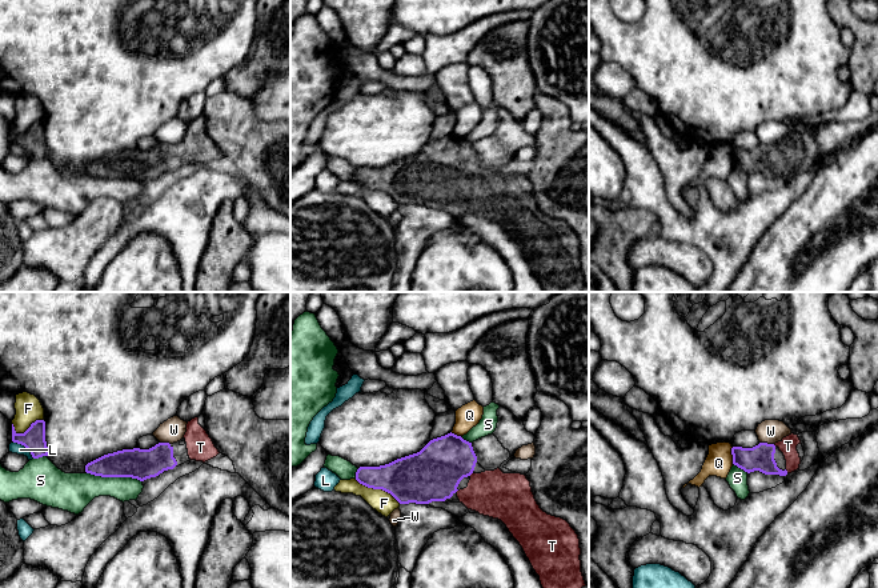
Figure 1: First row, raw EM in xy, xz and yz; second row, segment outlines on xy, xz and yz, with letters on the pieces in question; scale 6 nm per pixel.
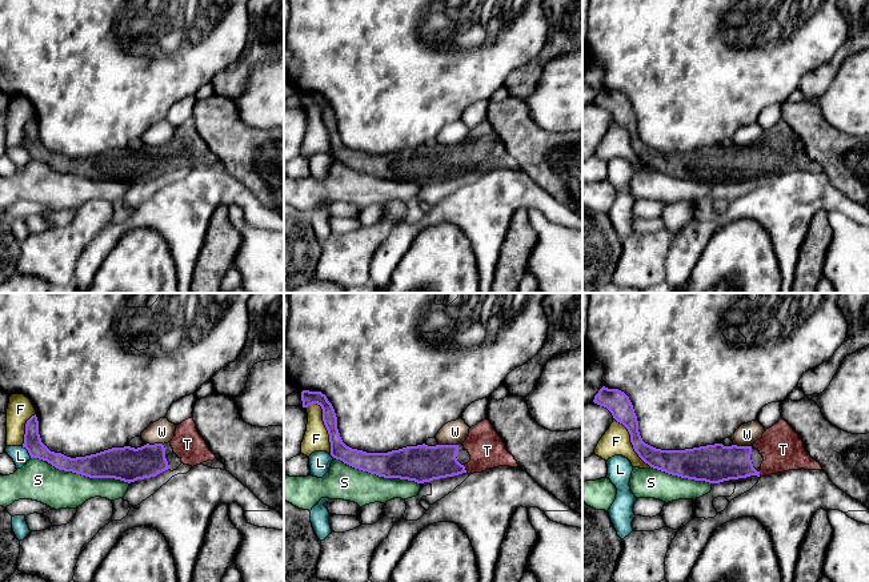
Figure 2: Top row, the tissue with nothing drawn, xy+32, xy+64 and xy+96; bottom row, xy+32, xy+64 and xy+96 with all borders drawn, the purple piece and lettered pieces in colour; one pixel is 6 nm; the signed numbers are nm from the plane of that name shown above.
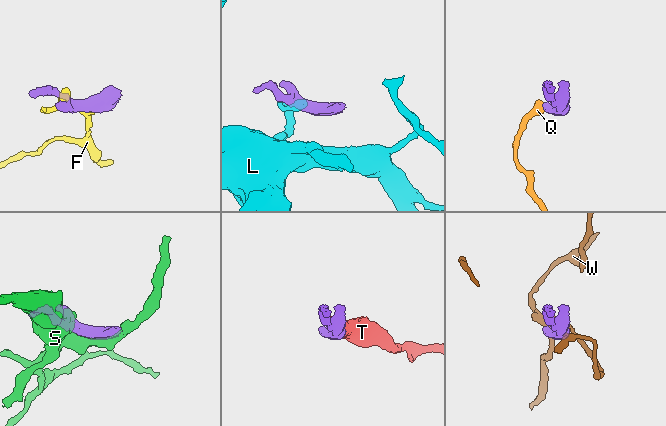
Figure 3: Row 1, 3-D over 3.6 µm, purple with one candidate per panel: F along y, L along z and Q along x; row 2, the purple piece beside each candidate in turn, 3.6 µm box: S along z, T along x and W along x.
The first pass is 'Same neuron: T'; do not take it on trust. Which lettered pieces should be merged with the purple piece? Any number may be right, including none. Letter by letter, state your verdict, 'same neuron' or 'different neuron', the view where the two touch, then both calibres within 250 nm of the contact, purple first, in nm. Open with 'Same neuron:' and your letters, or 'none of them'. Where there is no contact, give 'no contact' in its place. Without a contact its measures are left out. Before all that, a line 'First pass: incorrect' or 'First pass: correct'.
First pass: correct
Same neuron: T
F: different neuron; contact in xz; calibres 300 and 140 nm
L: different neuron; contact in xy; calibres 140 and 60 nm
Q: different neuron; contact in yz; calibres 160 and 160 nm
S: different neuron; contact in xy; calibres 190 and 220 nm
T: same neuron; contact in yz; calibres 160 and 100 nm
W: different neuron; contact in yz; calibres 160 and 140 nm

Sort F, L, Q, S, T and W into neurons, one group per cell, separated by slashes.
F / L / Q / S / T / W

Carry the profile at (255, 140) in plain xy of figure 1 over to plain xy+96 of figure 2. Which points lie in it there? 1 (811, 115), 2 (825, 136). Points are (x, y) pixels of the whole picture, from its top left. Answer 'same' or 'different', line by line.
1: same
2: same

